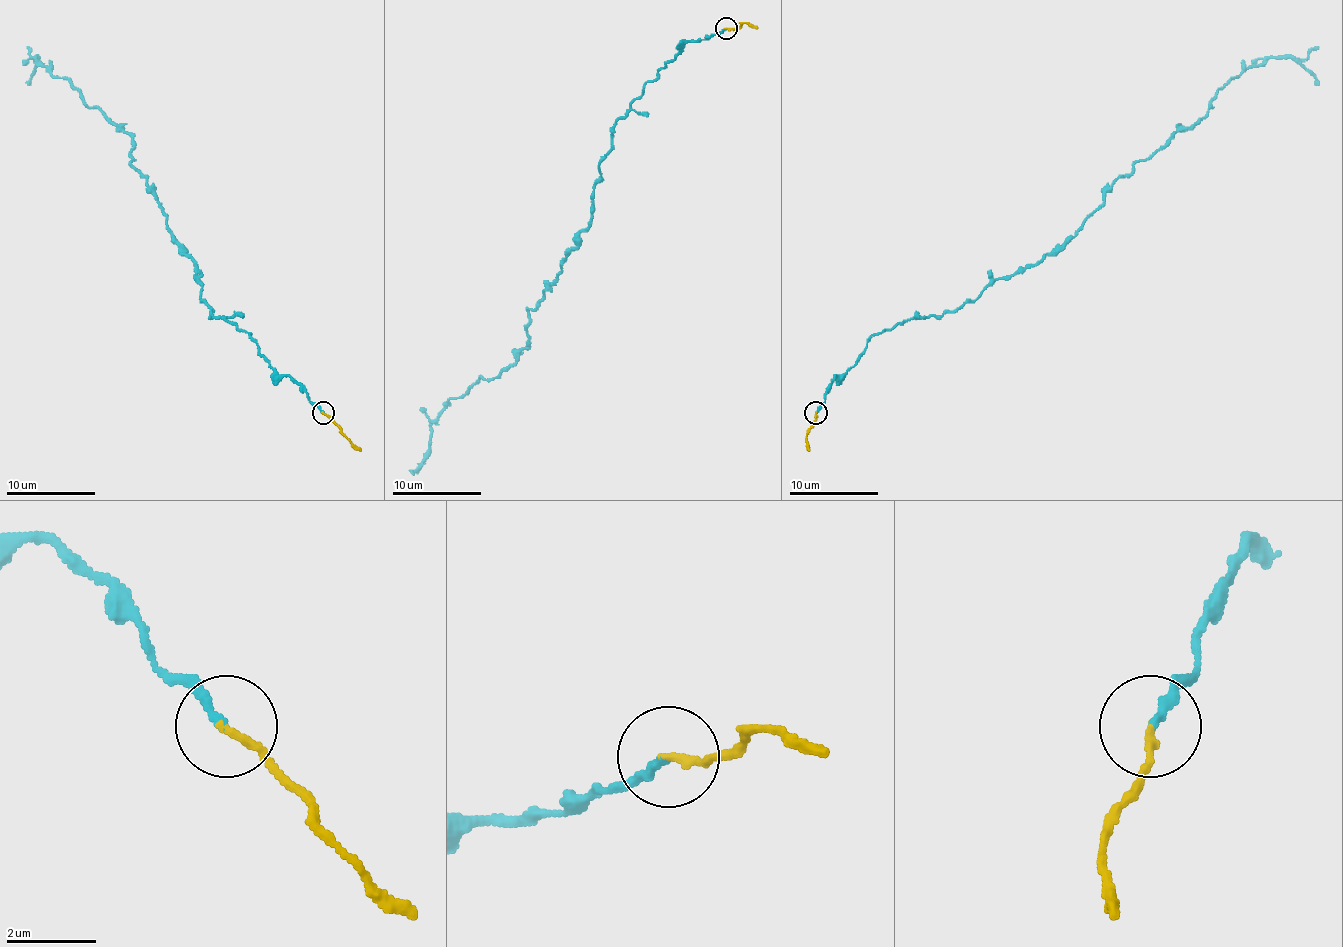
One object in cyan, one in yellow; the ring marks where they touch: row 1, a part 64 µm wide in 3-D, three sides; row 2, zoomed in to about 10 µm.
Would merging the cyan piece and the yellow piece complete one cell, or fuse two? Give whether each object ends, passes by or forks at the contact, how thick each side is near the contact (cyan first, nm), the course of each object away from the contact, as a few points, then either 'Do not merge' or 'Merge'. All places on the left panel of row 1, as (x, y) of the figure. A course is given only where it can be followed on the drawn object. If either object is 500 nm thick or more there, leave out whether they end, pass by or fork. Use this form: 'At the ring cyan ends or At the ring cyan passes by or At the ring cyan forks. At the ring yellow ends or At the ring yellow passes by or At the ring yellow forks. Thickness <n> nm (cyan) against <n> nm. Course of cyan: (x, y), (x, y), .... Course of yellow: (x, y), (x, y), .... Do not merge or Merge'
At the ring cyan ends. At the ring yellow ends. Thickness 200 nm (cyan) against 170 nm. Course of cyan: (323, 412), (248, 332), (200, 300), (195, 265), (131, 162), (134, 142), (38, 57), (28, 84). Course of yellow: (323, 412), (360, 450). Merge

